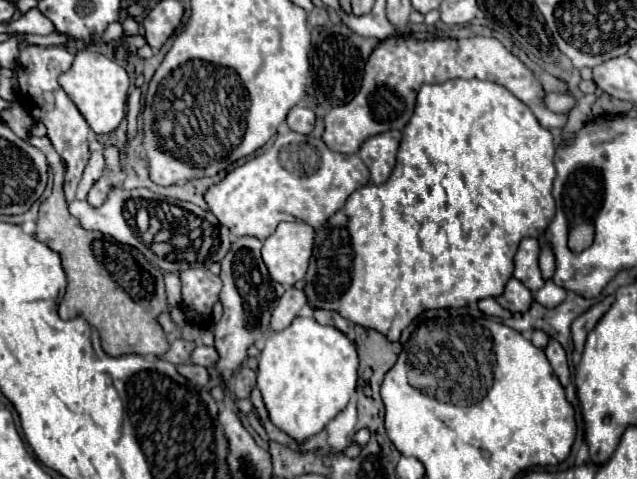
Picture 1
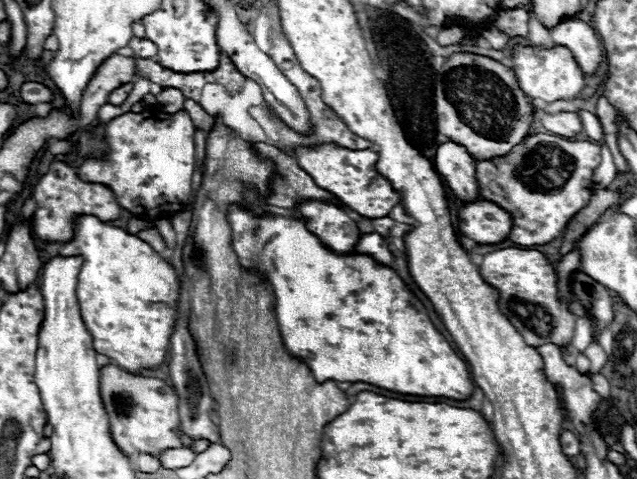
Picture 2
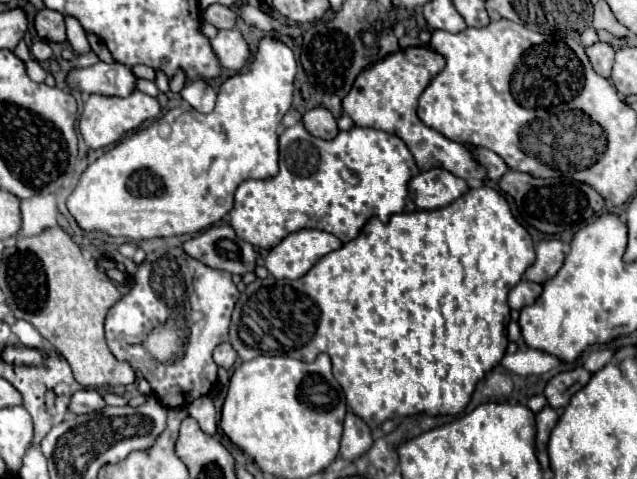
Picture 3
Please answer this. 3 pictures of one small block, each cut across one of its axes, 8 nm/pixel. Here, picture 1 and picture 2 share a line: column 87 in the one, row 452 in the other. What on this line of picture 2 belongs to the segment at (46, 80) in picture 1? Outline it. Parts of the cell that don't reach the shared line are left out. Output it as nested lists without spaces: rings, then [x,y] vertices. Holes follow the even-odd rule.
[[[106,364],[100,368],[100,396],[110,418],[110,436],[126,458],[132,458],[140,452],[160,456],[168,448],[182,446],[178,436],[178,394],[164,380],[136,376],[124,372],[116,364]]]

